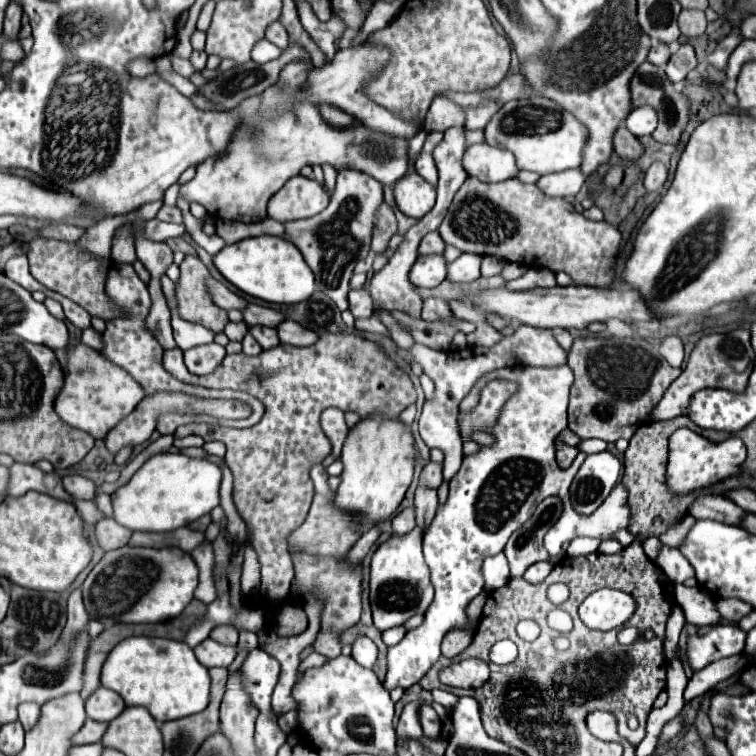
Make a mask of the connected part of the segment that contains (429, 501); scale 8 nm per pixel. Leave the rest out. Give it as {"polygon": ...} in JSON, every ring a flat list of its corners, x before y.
{"polygon":[[418,484,414,506,416,506,416,526,420,526,422,530,426,530,428,524,432,522,434,514,436,514,436,508,438,508,436,490]]}

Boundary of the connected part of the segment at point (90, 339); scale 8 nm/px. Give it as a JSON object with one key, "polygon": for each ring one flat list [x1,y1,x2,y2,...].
{"polygon":[[88,328,88,330,82,332,82,344,90,346,90,348,94,348,94,350,100,350,100,342,102,342,102,334,94,332,92,328]]}

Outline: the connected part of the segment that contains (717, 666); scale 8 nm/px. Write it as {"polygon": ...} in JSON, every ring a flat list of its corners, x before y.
{"polygon":[[732,656,732,658,724,658,724,660,708,664,704,670,696,672,692,676,692,680,688,682,688,686,684,690,684,702,690,704,702,692,712,690,722,680,728,680,730,676,738,674,738,670,740,670,740,656]]}

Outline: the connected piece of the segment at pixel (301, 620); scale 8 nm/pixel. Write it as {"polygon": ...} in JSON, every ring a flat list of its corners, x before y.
{"polygon":[[284,604,278,612,278,636,296,636,302,634,308,626,306,612,300,606]]}

